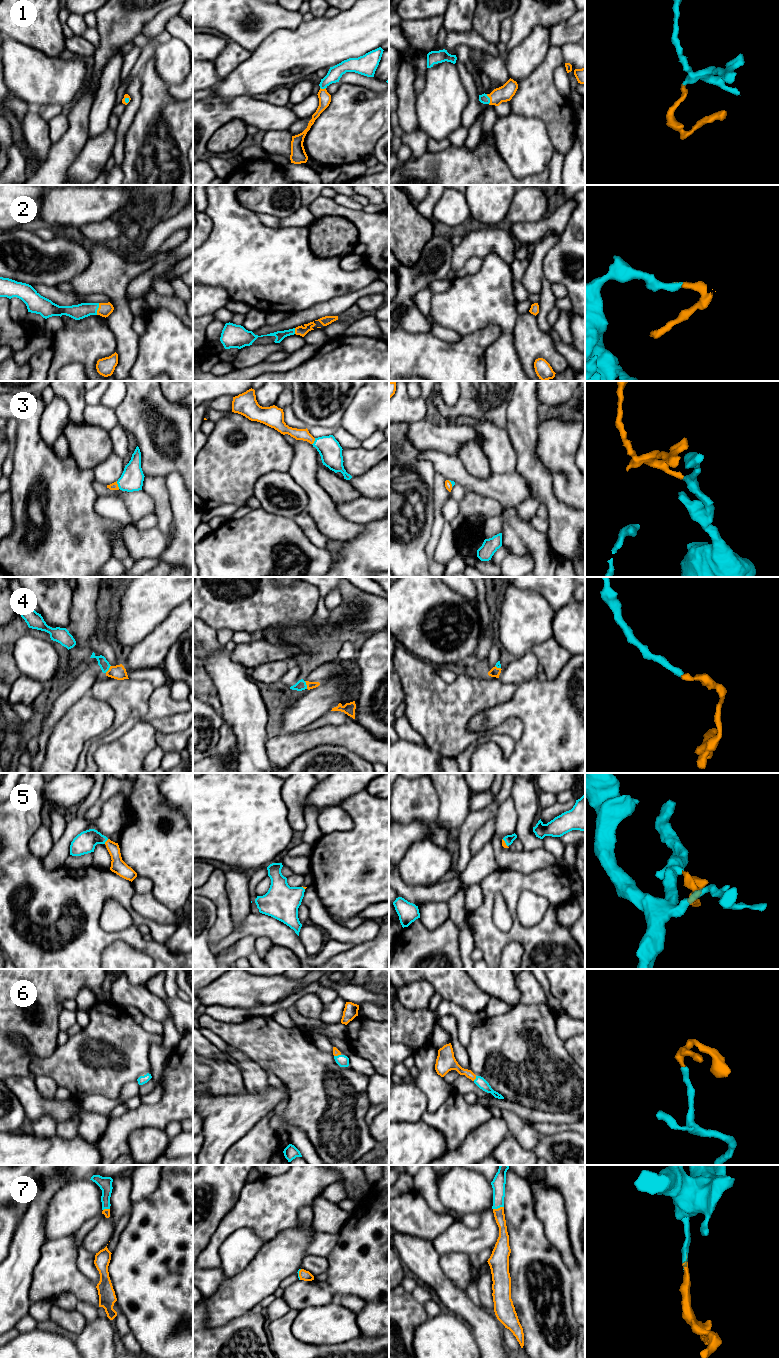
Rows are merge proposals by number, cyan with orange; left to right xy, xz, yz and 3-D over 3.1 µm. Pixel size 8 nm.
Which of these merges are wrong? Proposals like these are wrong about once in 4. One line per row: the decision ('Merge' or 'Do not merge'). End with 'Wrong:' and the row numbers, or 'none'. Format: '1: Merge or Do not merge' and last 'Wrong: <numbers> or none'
1: Merge
2: Merge
3: Merge
4: Merge
5: Merge
6: Merge
7: Merge
Wrong: none

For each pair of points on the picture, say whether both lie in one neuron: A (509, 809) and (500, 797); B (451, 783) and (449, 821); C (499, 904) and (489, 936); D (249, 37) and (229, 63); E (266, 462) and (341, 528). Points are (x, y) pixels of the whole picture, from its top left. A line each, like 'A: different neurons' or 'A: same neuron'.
A: different neurons
B: same neuron
C: different neurons
D: different neurons
E: different neurons

